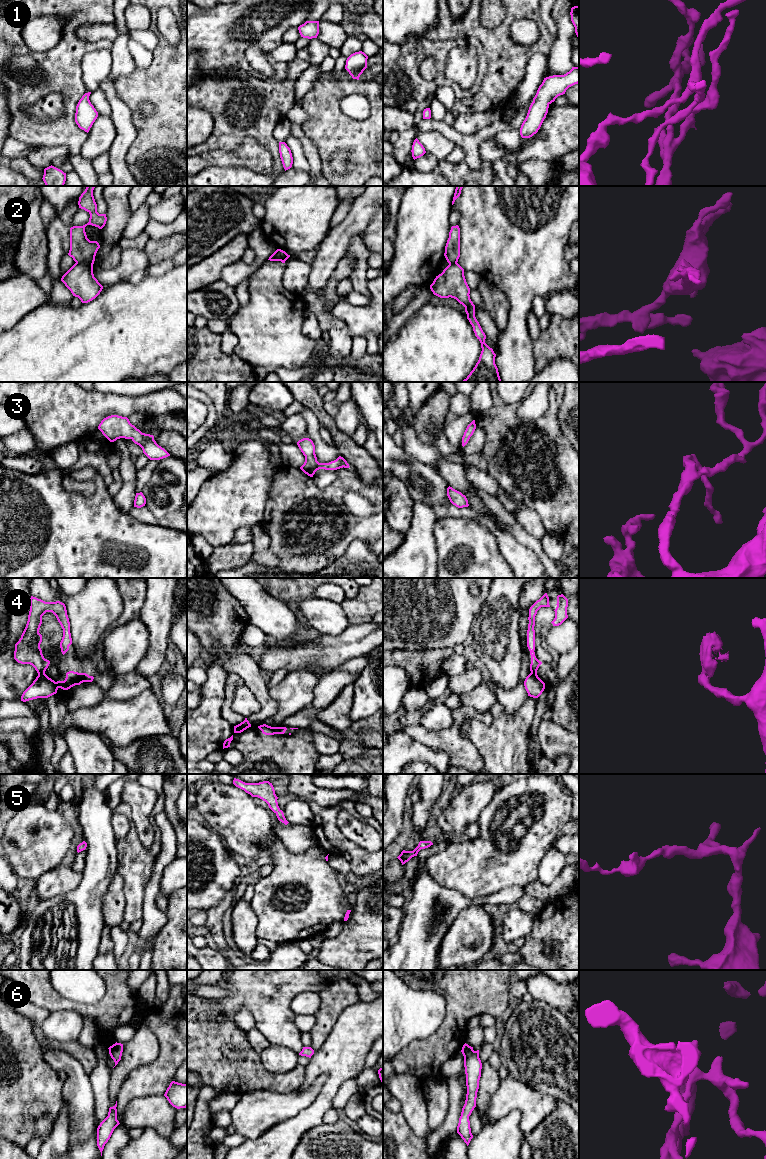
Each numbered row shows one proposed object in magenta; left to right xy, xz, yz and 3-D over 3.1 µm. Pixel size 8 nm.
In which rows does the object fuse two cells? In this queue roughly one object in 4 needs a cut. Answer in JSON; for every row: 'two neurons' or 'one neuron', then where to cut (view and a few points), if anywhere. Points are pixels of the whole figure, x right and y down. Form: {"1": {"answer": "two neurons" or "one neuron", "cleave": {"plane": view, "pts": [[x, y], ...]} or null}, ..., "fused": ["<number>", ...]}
{"1": {"answer": "one neuron", "cleave": null}, "2": {"answer": "two neurons", "cleave": {"plane": "xy", "pts": [[76, 262], [92, 264]]}}, "3": {"answer": "one neuron", "cleave": null}, "4": {"answer": "two neurons", "cleave": {"plane": "xy", "pts": [[44, 673], [38, 675]]}}, "5": {"answer": "one neuron", "cleave": null}, "6": {"answer": "one neuron", "cleave": null}, "fused": ["2", "4"]}

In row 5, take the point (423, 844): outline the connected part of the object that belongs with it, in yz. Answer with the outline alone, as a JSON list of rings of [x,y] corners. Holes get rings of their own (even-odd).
[[[420,841],[418,846],[413,851],[405,851],[403,850],[401,854],[397,857],[402,865],[408,862],[412,857],[417,856],[418,852],[421,849],[425,849],[433,845],[431,841]]]

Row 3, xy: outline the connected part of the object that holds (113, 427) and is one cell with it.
[[[108,416],[101,421],[98,429],[110,442],[120,438],[131,439],[142,448],[143,453],[150,460],[160,460],[170,456],[164,448],[156,443],[153,435],[142,433],[130,423],[127,417]]]

